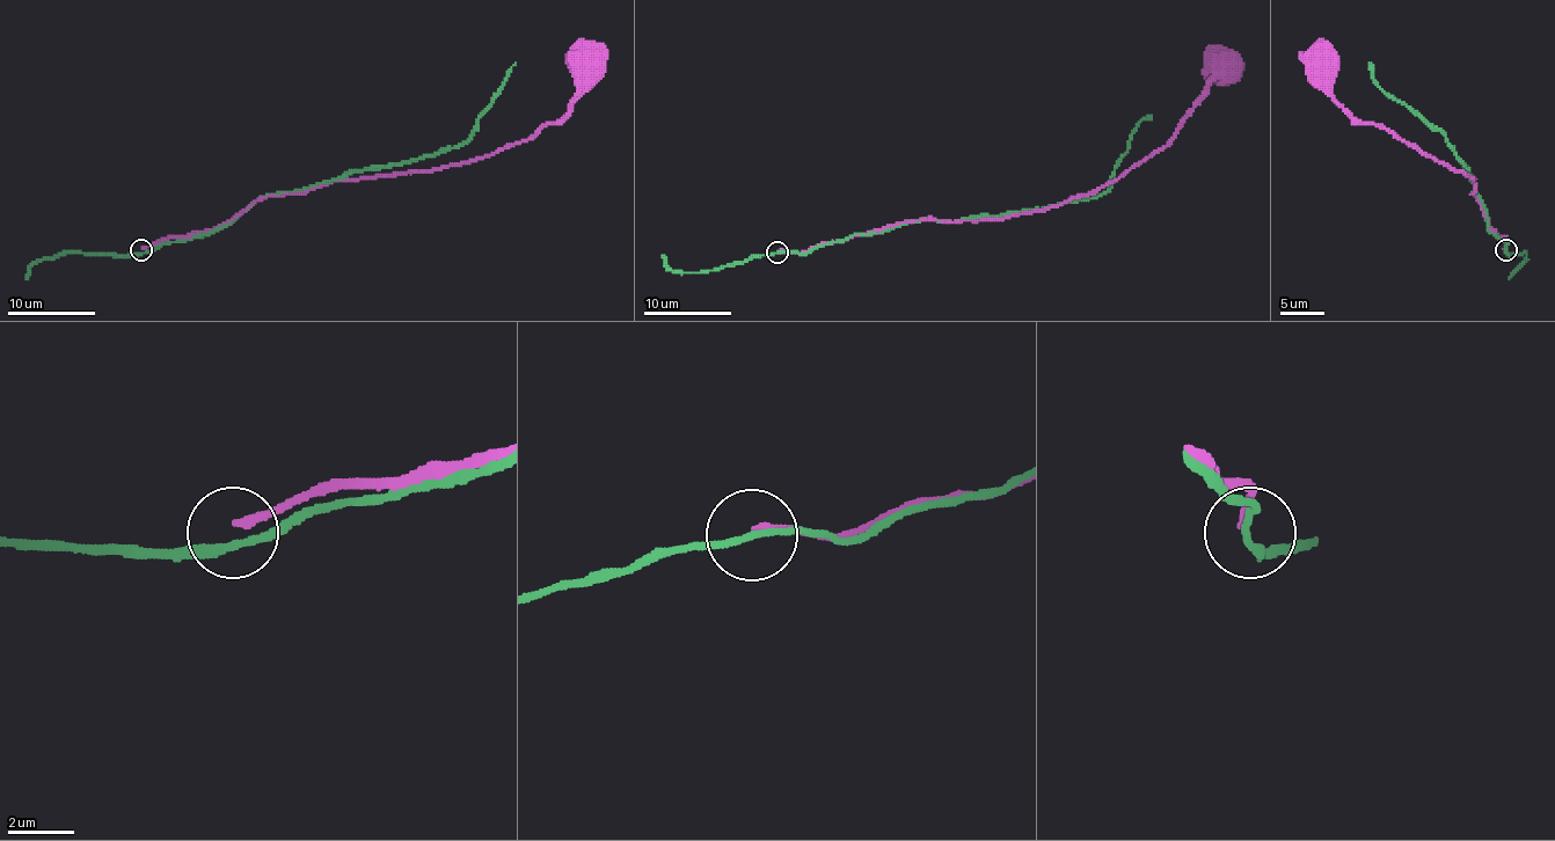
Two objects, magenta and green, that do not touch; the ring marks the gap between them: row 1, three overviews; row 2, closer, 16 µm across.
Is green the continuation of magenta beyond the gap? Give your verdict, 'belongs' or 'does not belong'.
does not belong

